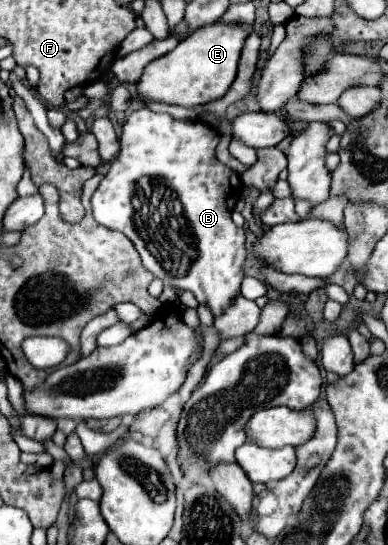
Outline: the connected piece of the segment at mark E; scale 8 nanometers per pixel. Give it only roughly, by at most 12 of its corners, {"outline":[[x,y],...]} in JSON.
{"outline":[[244,24],[194,30],[146,66],[138,98],[194,108],[236,78]]}

